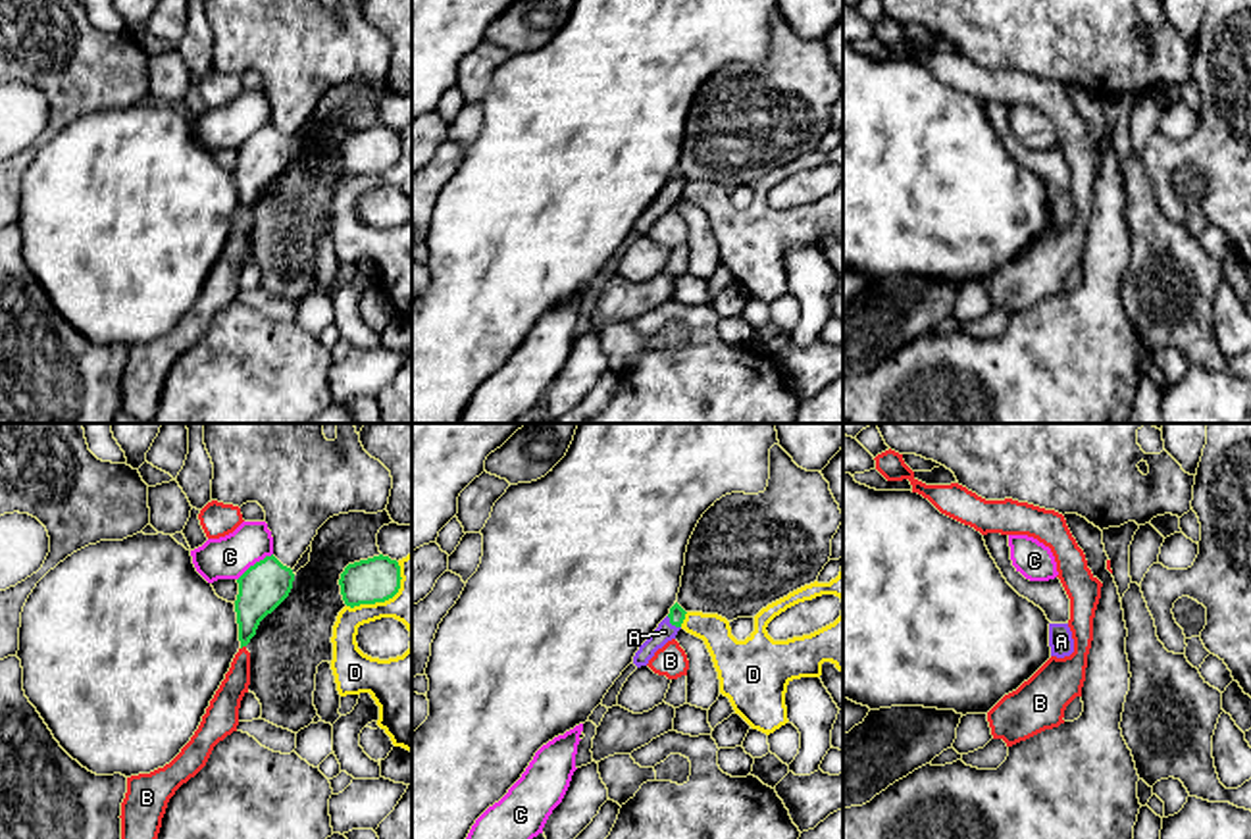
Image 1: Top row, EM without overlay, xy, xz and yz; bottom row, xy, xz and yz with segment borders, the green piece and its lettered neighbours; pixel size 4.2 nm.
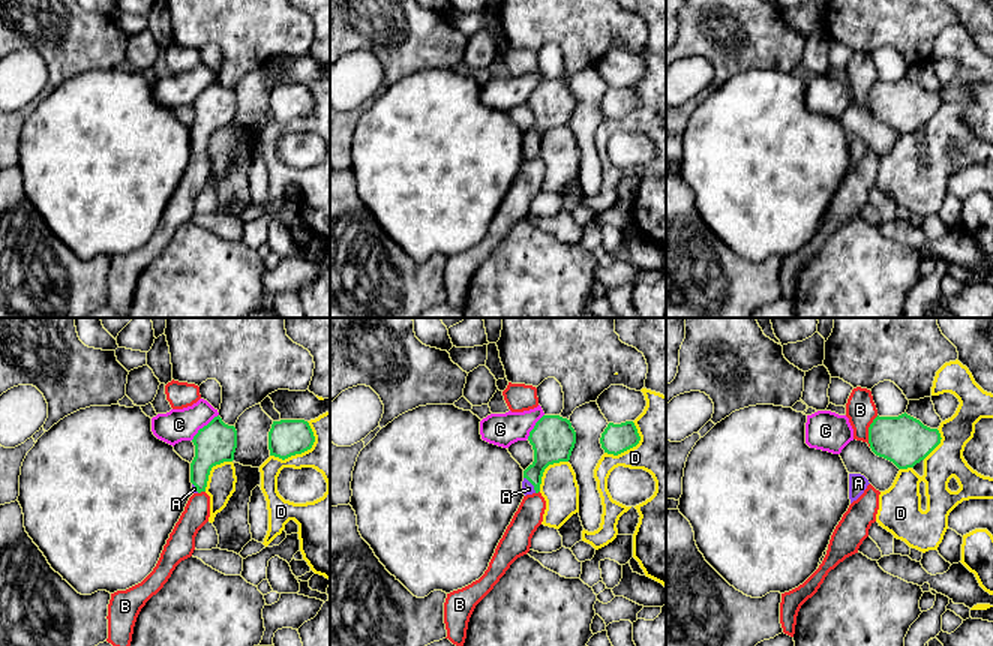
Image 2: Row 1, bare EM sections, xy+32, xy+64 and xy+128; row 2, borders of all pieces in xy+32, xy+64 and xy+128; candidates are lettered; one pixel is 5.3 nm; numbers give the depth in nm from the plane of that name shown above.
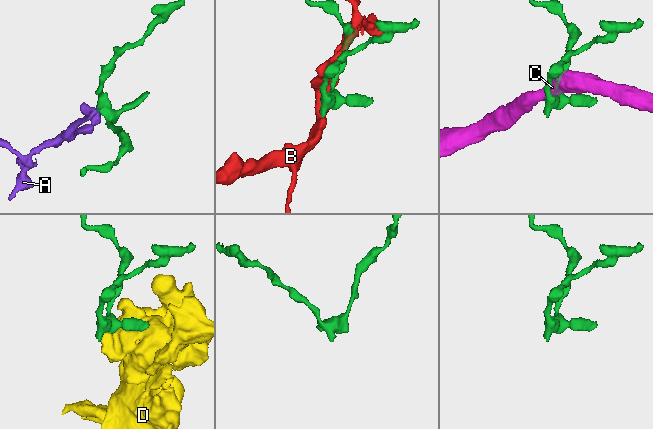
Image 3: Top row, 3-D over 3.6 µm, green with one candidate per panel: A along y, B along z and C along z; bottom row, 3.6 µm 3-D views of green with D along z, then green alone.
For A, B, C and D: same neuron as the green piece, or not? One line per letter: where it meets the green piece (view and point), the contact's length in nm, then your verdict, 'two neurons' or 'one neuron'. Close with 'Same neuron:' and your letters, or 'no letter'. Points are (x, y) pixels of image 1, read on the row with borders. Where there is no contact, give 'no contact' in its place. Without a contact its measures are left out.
A: contact xz (672, 624); length 80 nm; one neuron
B: contact xy (243, 645); length 30 nm; two neurons
C: contact xy (256, 562); length 190 nm; two neurons
D: contact xy (385, 599); length 300 nm; two neurons
Same neuron: A

